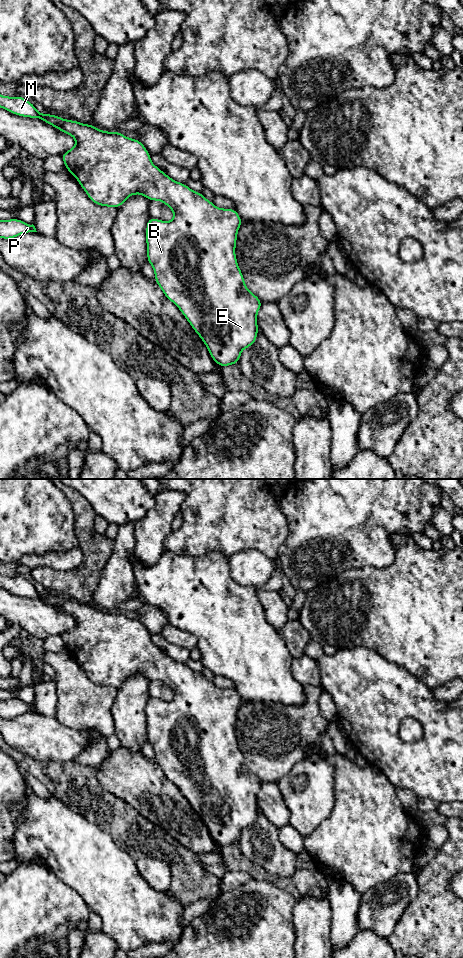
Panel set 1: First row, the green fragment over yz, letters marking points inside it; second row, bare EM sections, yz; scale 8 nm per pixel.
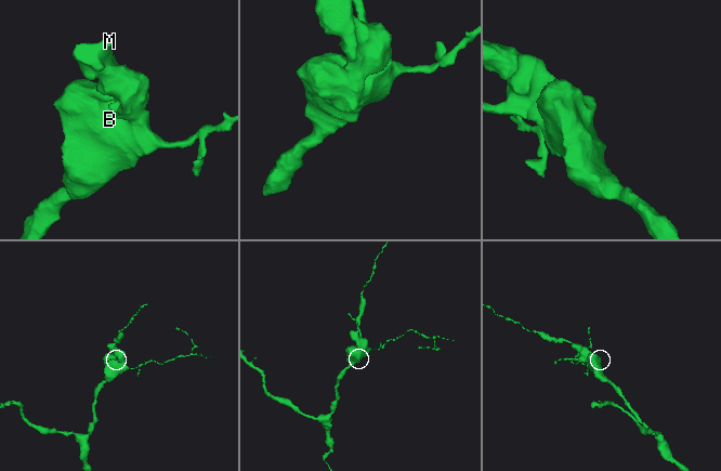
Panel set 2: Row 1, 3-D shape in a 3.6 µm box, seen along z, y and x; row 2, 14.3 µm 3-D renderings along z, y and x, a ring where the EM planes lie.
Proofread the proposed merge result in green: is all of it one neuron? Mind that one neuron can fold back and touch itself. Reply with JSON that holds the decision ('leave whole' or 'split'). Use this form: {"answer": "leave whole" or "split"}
{"answer": "leave whole"}

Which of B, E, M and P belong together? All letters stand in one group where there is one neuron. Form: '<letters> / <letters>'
B E M P

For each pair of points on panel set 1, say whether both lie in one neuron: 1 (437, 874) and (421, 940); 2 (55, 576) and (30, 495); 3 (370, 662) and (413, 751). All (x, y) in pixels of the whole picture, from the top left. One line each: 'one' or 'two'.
1: one
2: two
3: one

